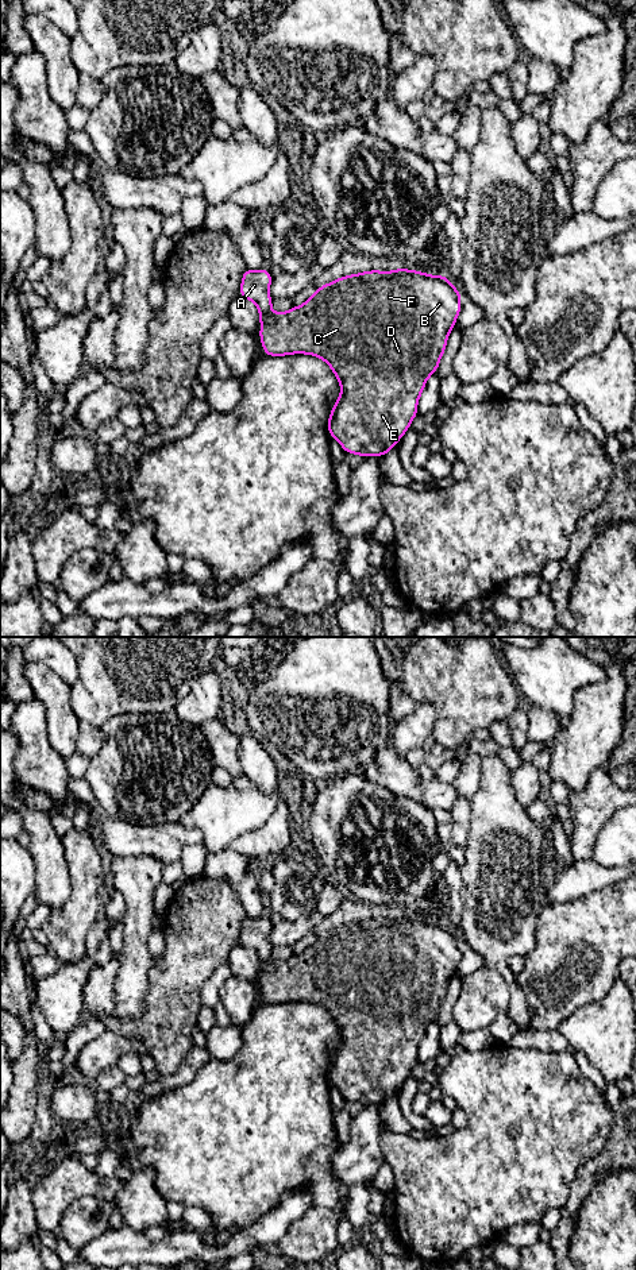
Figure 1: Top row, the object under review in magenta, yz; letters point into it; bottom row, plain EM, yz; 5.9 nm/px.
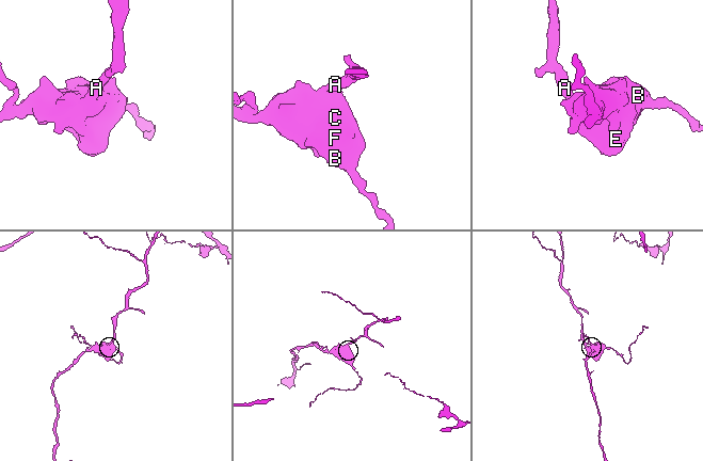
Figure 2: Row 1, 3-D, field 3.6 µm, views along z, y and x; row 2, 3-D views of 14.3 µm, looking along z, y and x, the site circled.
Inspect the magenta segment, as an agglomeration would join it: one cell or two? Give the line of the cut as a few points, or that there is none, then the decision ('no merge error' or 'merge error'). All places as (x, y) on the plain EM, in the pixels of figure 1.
no cut | no merge error

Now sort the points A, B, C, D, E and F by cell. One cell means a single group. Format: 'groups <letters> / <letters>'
groups A B C D E F

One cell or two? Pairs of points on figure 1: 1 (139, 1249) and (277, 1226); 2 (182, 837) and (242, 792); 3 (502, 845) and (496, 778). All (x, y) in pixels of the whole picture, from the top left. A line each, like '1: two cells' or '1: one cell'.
1: one cell
2: two cells
3: one cell

